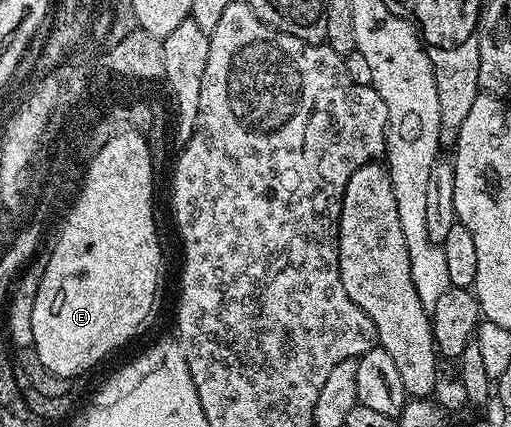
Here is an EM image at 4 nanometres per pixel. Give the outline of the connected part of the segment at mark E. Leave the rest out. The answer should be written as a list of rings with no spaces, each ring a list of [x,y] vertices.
[[[132,136],[121,137],[117,142],[108,144],[108,149],[100,152],[100,157],[92,164],[92,173],[86,174],[84,197],[78,198],[76,213],[70,214],[70,220],[59,226],[56,241],[51,242],[52,254],[50,263],[46,263],[46,275],[38,283],[38,295],[34,295],[33,341],[38,359],[48,368],[51,376],[71,378],[72,369],[84,373],[92,369],[103,357],[120,349],[140,329],[140,324],[152,313],[152,304],[156,301],[156,288],[160,285],[160,245],[152,239],[156,235],[156,217],[152,214],[152,153],[148,150],[149,142],[145,139],[133,139]]]

